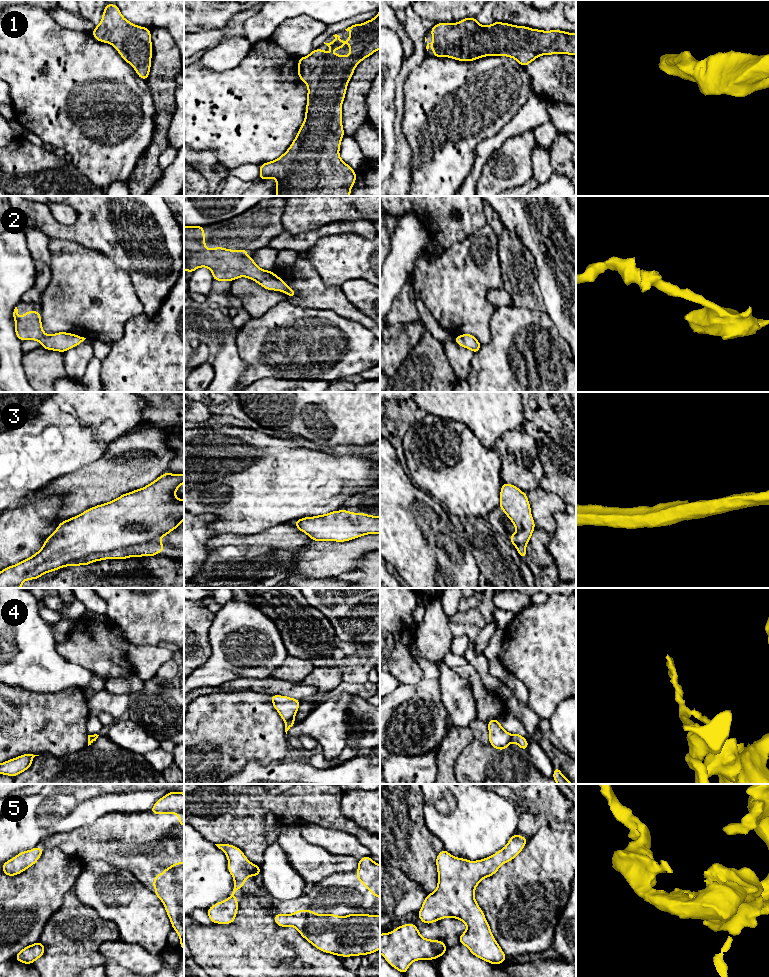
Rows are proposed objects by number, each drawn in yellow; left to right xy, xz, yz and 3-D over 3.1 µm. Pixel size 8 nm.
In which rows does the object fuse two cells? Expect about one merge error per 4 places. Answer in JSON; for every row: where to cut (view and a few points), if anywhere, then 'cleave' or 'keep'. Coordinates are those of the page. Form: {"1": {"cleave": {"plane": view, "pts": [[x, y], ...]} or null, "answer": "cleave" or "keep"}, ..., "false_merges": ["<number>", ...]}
{"1": {"cleave": null, "answer": "keep"}, "2": {"cleave": null, "answer": "keep"}, "3": {"cleave": null, "answer": "keep"}, "4": {"cleave": {"plane": "xz", "pts": [[292, 718], [286, 721]]}, "answer": "cleave"}, "5": {"cleave": null, "answer": "keep"}, "false_merges": ["4"]}

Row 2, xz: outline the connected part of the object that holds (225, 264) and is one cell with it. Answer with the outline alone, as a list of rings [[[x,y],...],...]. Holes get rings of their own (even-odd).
[[[184,226],[184,271],[193,273],[199,267],[212,271],[214,281],[233,281],[247,277],[264,289],[282,291],[295,297],[287,284],[272,271],[258,267],[252,256],[246,256],[247,249],[229,250],[223,247],[207,249],[205,247],[204,226]]]

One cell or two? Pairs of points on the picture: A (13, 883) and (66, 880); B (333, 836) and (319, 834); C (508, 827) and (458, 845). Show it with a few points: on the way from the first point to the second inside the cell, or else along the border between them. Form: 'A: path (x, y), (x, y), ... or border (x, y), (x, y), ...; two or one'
A: path (26, 883), (45, 883), (48, 880), (53, 880); one
B: path (330, 836), (322, 836); one
C: path (496, 827), (476, 827), (470, 833); one

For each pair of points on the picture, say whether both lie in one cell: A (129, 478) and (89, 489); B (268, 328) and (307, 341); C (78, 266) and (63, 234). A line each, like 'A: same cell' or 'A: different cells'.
A: same cell
B: same cell
C: different cells

